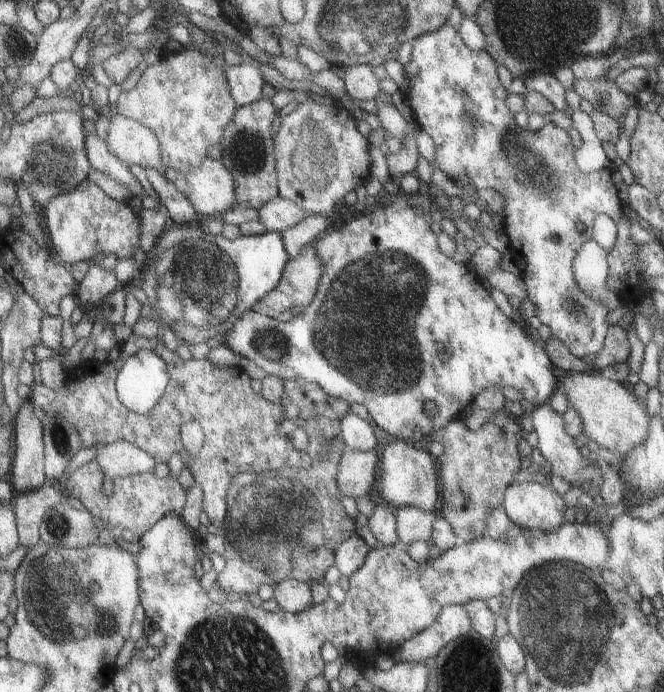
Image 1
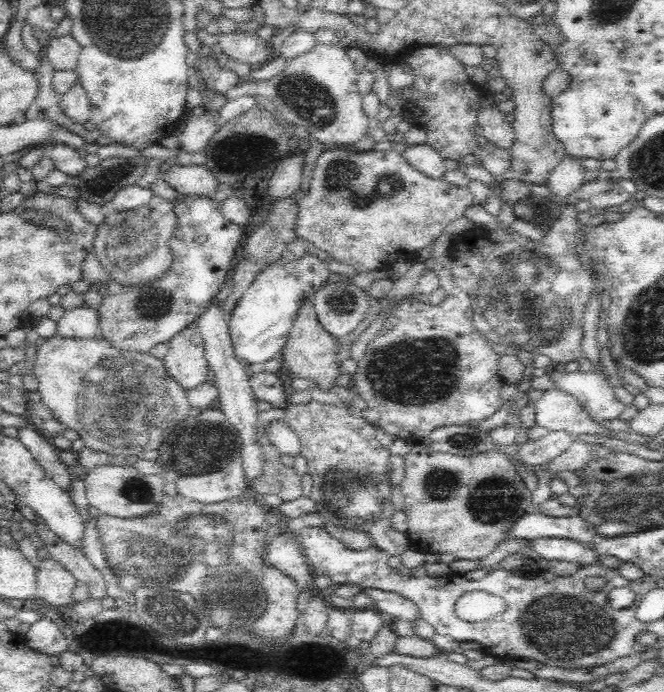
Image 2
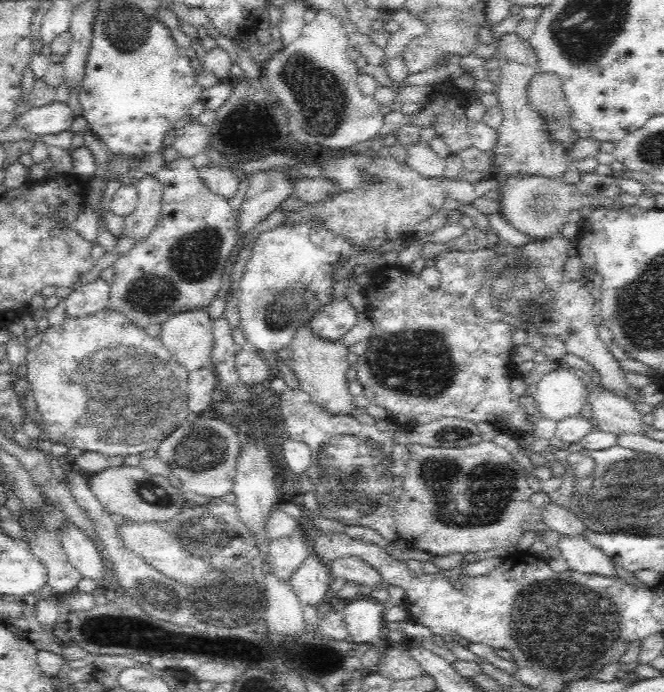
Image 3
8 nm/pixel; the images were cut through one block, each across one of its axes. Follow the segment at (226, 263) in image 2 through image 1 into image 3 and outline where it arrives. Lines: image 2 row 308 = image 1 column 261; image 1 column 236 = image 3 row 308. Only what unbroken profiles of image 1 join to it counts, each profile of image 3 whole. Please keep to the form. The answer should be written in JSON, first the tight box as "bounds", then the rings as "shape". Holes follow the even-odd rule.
{"bounds":[108,156,240,328],"shape":[[[178,156],[155,176],[161,182],[163,191],[158,222],[148,236],[138,239],[127,254],[112,264],[115,275],[110,284],[108,304],[108,307],[126,313],[134,323],[144,328],[150,324],[161,325],[171,312],[210,306],[224,293],[231,264],[230,254],[240,240],[230,204],[209,190],[200,170],[193,164],[192,157]]]}

